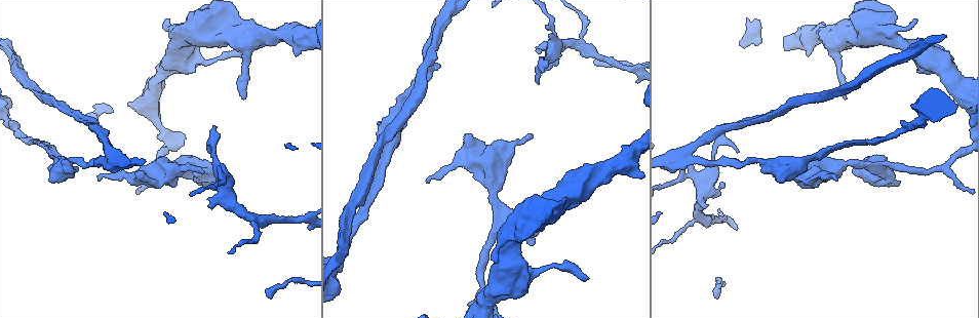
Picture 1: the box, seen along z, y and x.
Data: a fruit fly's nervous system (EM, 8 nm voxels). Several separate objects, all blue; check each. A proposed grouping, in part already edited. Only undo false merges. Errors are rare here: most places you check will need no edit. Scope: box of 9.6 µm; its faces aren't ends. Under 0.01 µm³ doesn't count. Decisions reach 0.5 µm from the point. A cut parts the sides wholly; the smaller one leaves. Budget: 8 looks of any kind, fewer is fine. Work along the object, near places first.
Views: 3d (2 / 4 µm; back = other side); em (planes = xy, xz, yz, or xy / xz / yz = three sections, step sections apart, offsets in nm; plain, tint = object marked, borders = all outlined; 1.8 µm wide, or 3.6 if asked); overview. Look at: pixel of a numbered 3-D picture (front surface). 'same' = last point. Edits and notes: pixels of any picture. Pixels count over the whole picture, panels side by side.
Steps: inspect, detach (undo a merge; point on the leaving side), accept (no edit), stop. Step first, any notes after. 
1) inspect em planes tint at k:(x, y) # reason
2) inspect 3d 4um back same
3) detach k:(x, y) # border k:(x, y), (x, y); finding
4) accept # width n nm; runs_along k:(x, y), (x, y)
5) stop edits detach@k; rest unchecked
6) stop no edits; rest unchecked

inspect em planes tint at 1:(689, 158) # three arms meet

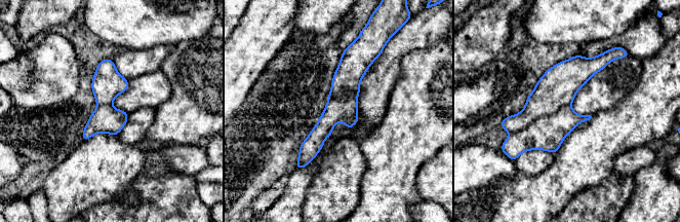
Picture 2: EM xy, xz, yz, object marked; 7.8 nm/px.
accept # continuous, no second neuron

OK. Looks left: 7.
inspect 3d 2um back at 1:(705, 191) # two arms in line, one across

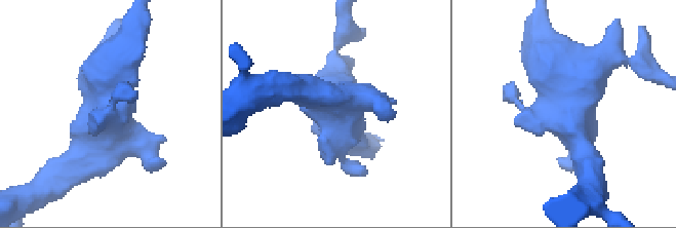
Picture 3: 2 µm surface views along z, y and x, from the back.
inspect em 3.6um xz step 8 tint at 3:(111, 114)

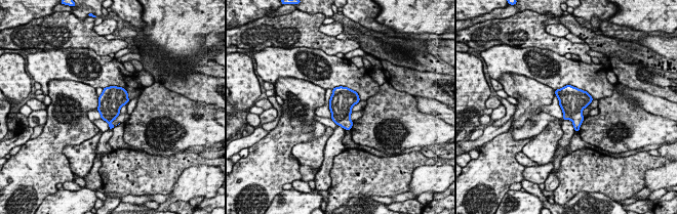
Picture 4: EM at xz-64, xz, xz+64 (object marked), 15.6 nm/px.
accept # width 400 nm; continuous, no second neuron

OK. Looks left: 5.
inspect 3d 4um at 1:(540, 271) # sudden change in width

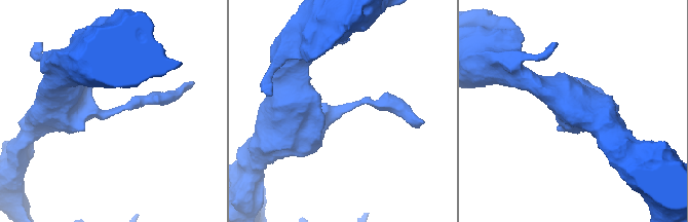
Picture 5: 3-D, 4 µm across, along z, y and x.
inspect em xy step 8 tint at 5:(343, 108) # need the tissue

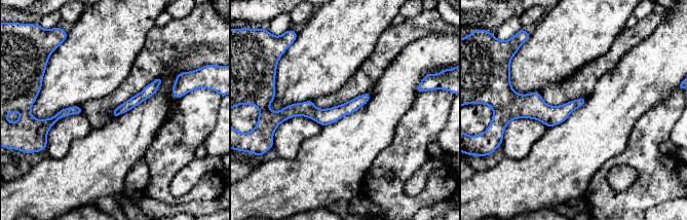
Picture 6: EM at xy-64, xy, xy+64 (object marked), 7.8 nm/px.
inspect em xz step 8 tint same

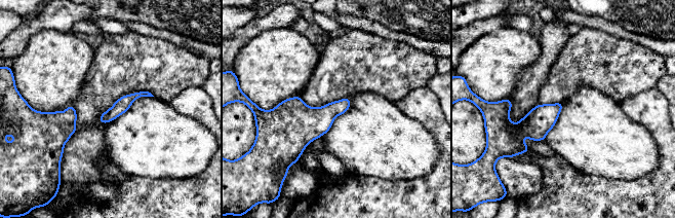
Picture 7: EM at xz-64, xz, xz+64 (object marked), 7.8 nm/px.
accept # runs_along 7:(146, 94), (128, 99), (102, 119); all the same neuron

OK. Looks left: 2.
stop no edits; rest unchecked

